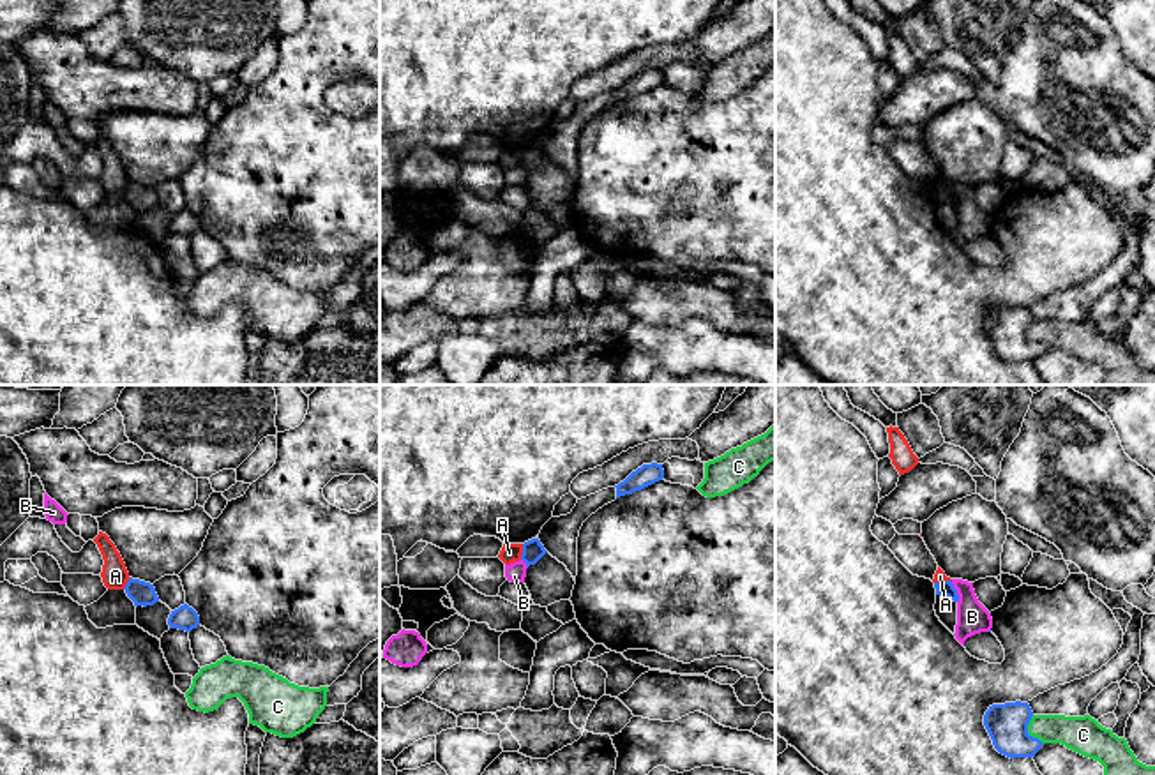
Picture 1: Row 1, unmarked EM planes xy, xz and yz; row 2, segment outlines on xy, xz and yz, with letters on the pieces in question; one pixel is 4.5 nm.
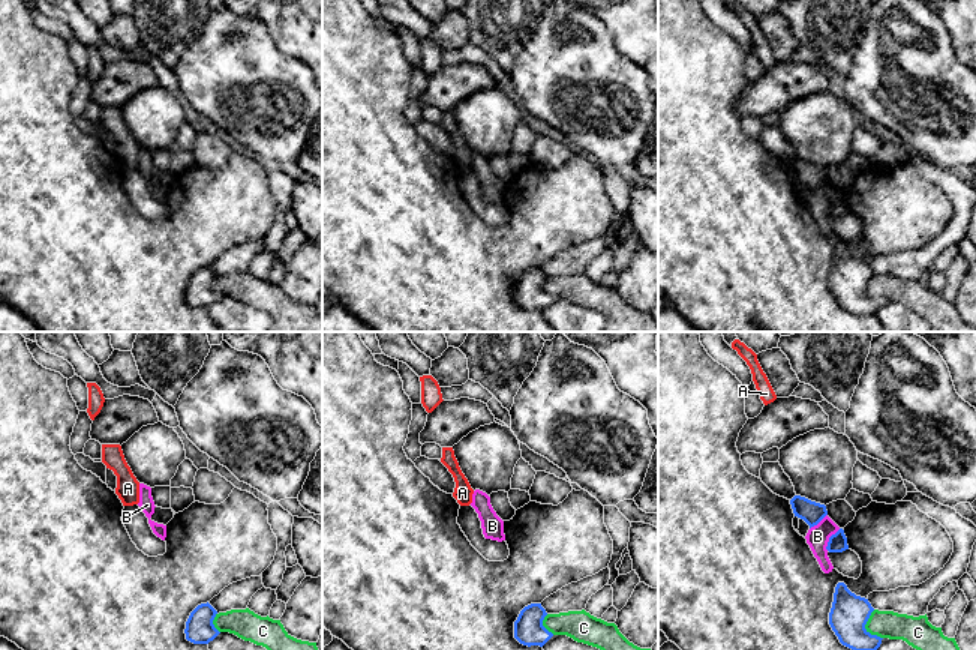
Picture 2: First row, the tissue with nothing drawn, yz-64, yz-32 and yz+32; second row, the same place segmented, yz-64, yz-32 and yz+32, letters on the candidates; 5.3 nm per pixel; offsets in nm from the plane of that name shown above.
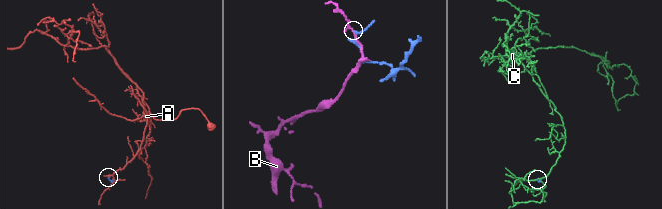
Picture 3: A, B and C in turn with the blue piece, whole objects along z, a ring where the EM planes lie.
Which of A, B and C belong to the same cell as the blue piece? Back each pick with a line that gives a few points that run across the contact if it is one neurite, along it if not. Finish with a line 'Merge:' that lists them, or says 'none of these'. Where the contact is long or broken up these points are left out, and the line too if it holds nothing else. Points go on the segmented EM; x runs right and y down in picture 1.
Merge: none of these

